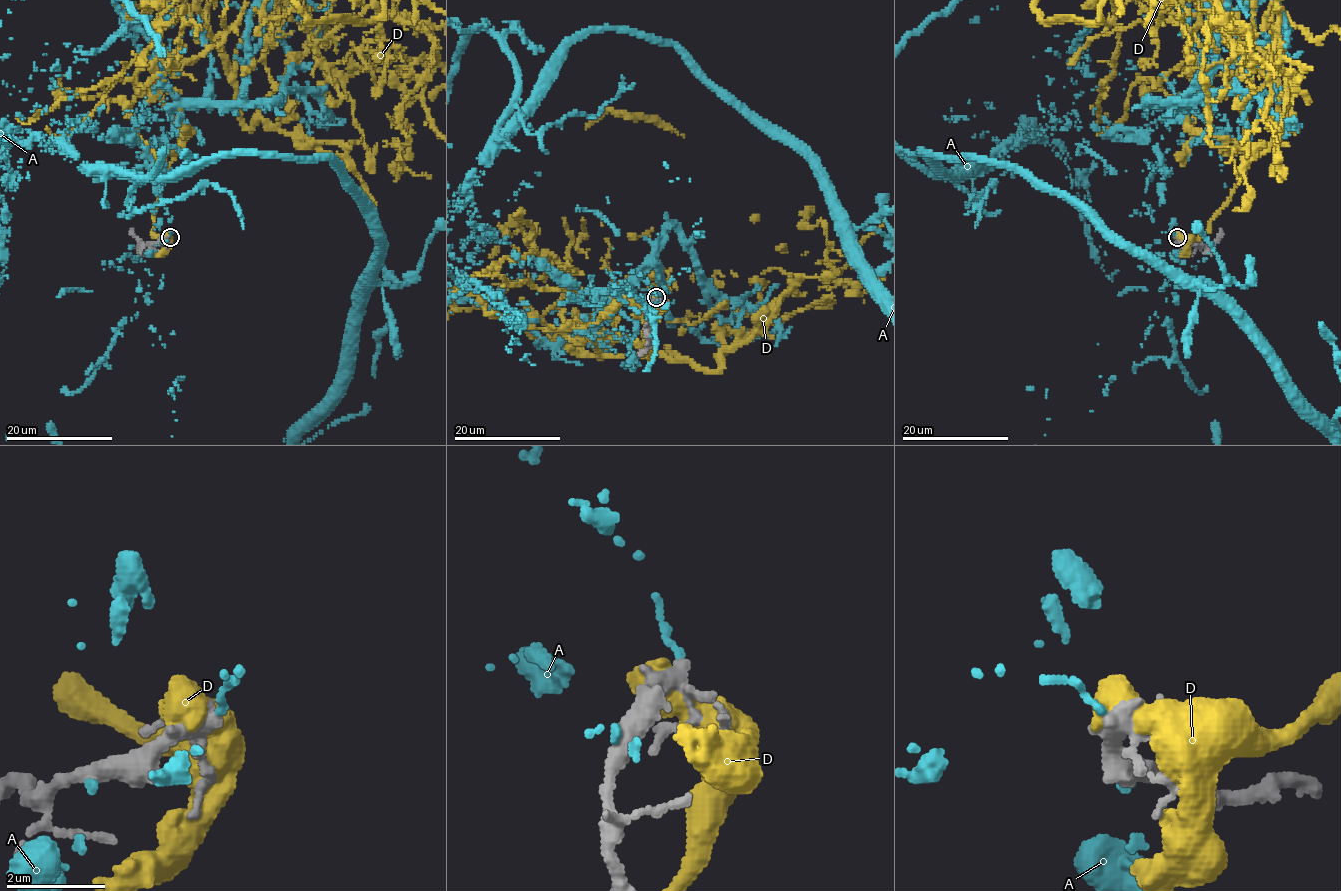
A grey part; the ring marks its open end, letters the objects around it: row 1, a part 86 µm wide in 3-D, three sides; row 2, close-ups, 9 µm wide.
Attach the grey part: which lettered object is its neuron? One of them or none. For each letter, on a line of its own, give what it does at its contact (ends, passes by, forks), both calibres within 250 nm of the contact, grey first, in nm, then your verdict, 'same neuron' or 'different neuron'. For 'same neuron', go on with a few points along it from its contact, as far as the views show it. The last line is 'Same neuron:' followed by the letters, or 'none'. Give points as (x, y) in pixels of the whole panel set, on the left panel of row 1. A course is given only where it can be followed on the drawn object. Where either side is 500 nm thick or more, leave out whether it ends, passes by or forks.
A: it ends | 240/120 nm | different neuron
D: 300/800 nm | different neuron
Same neuron: none

